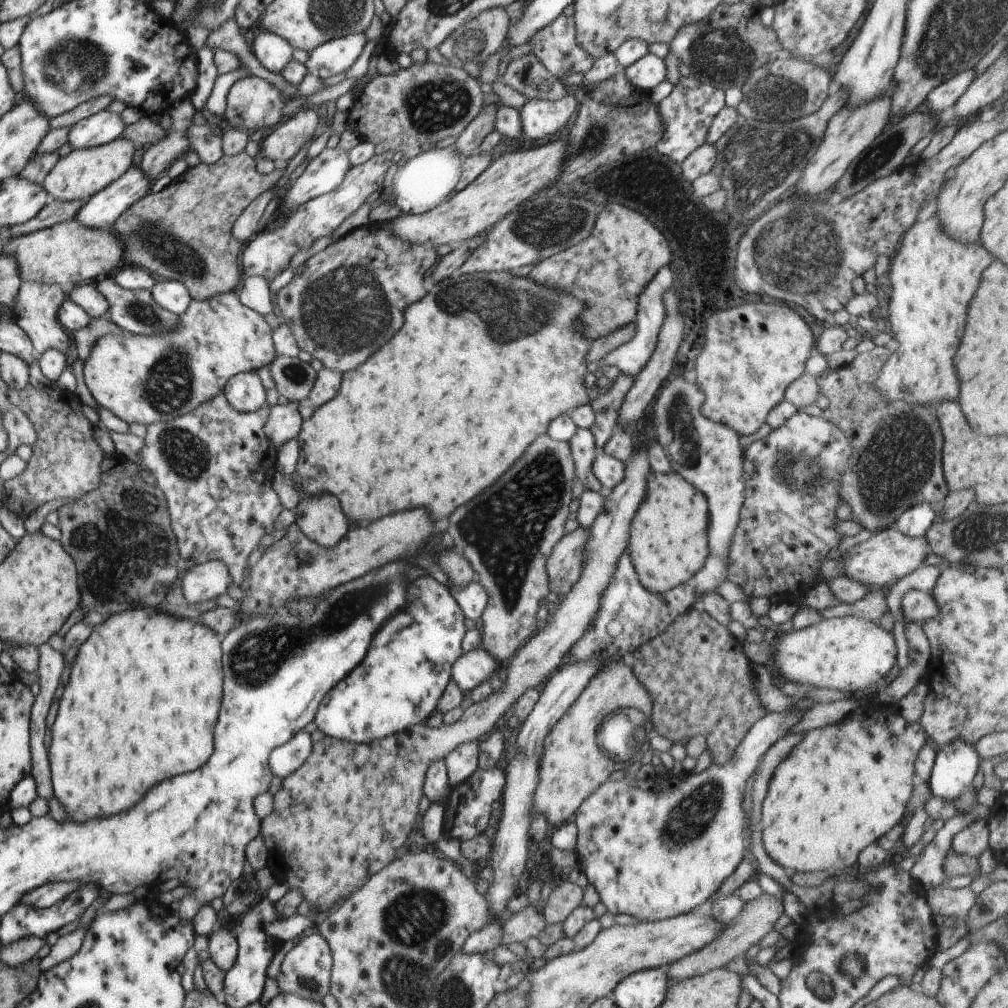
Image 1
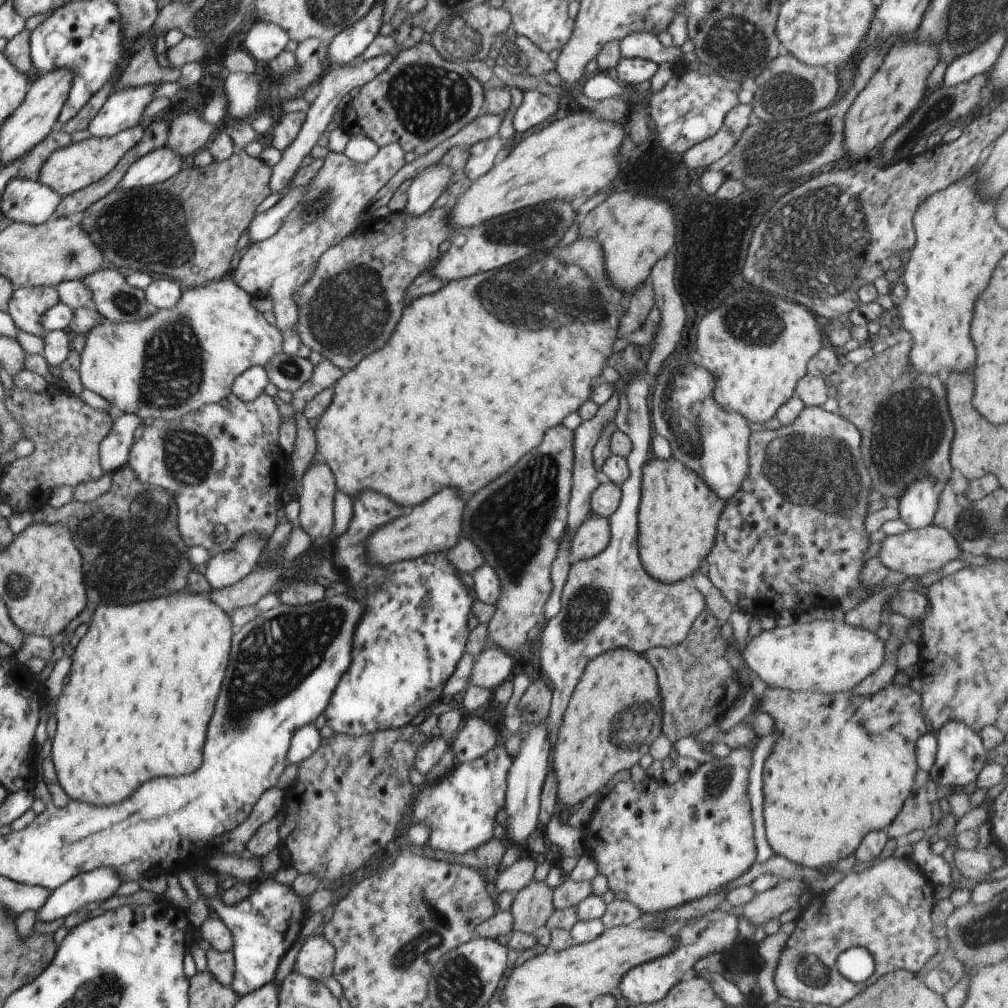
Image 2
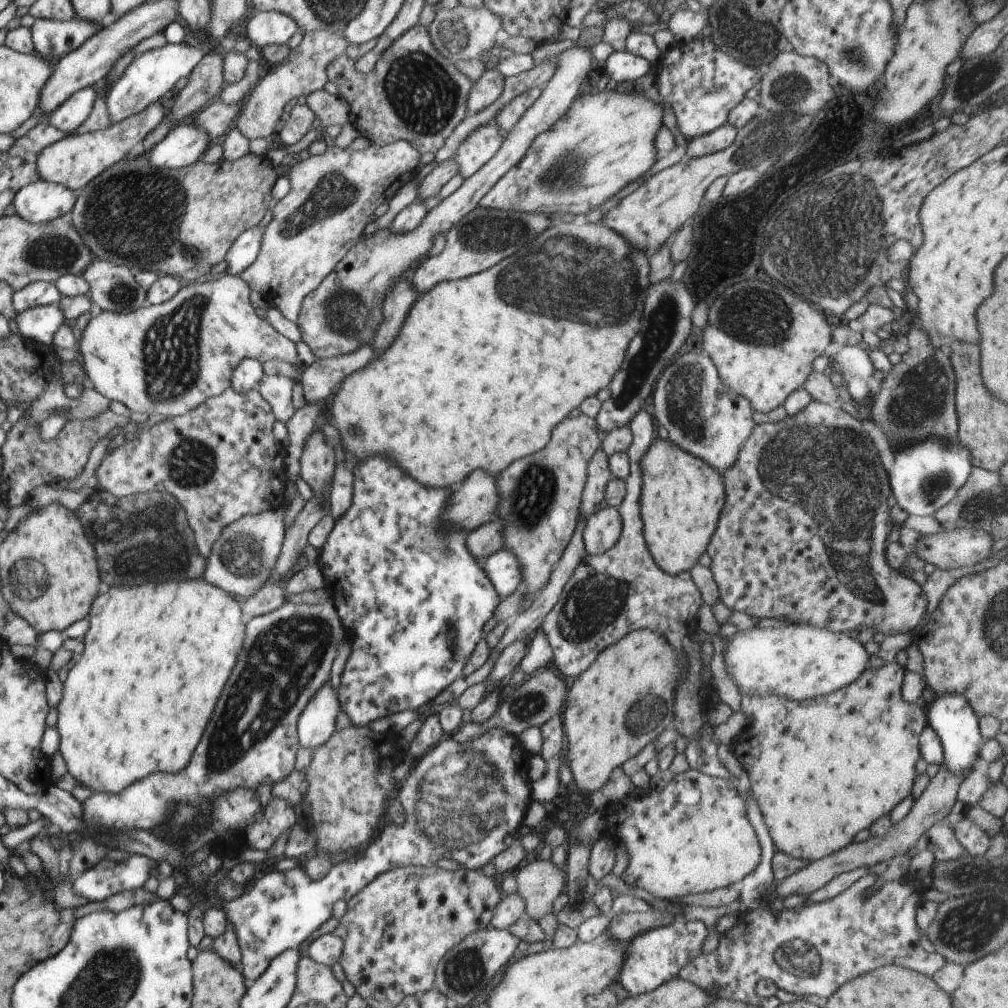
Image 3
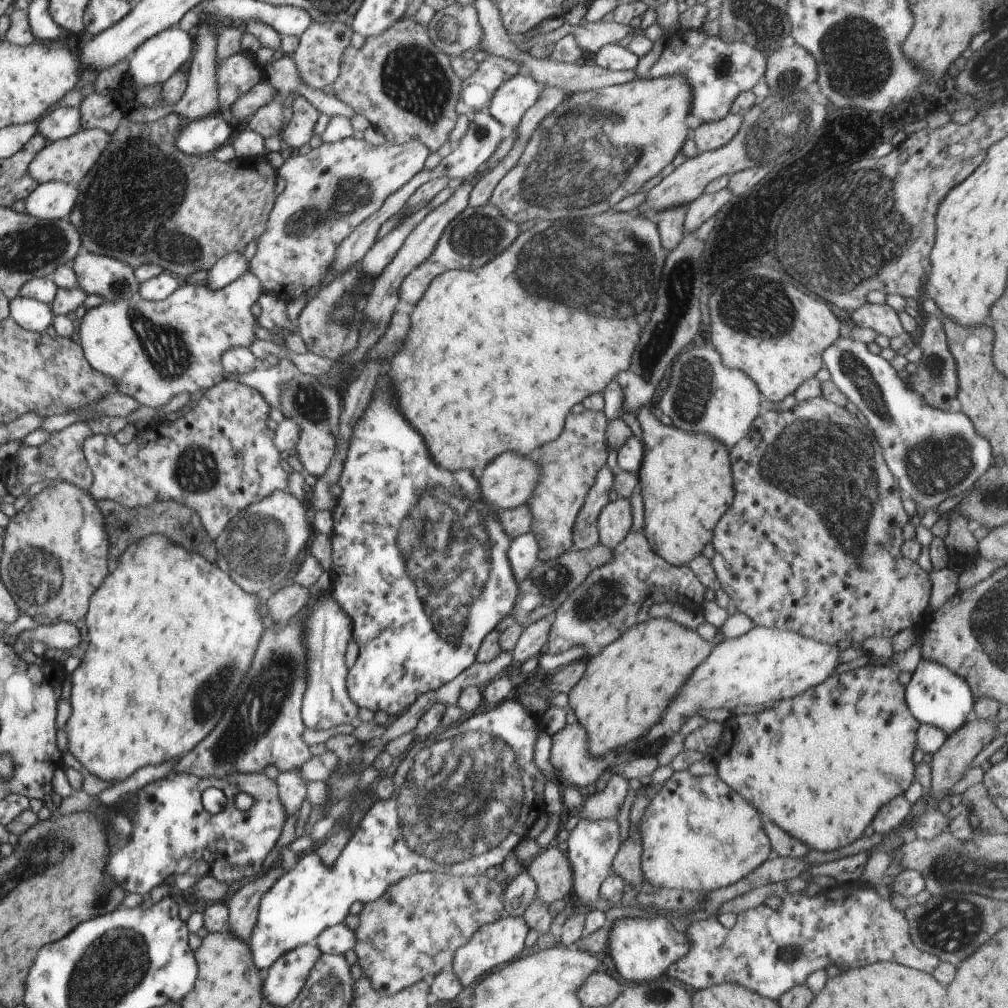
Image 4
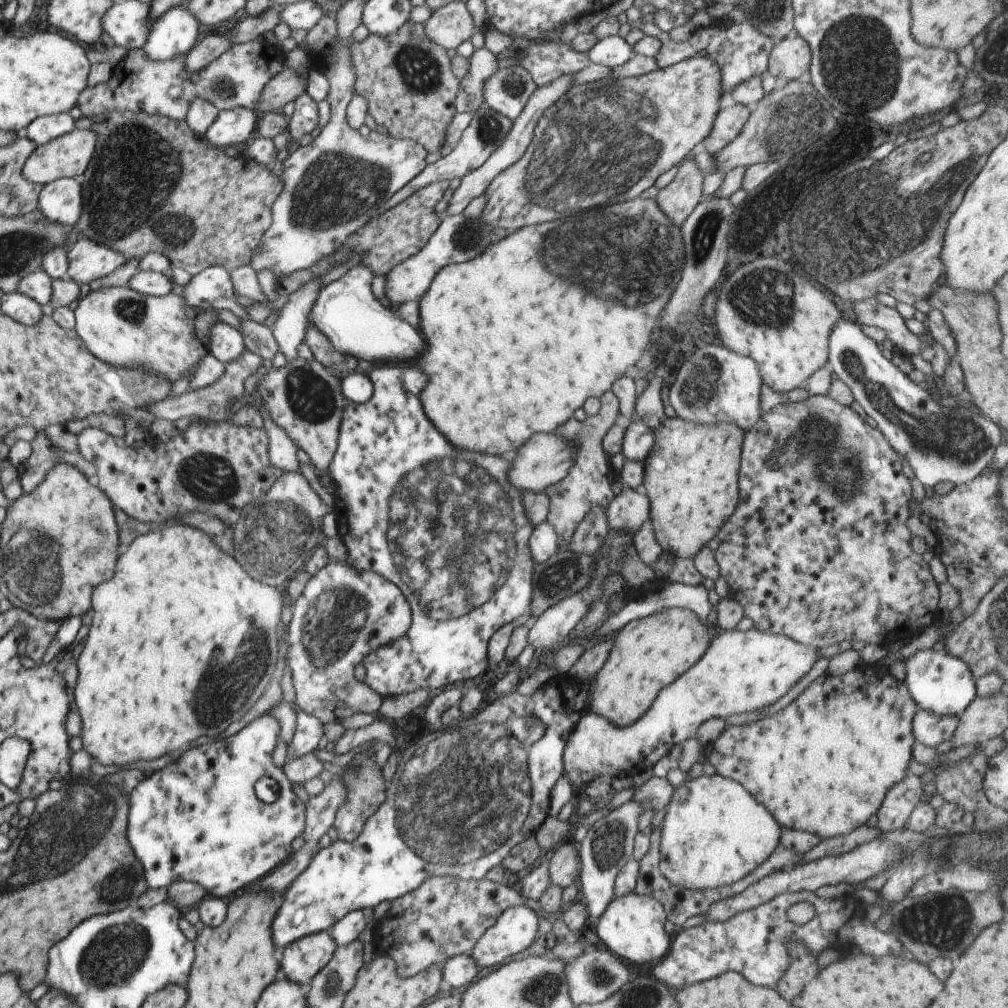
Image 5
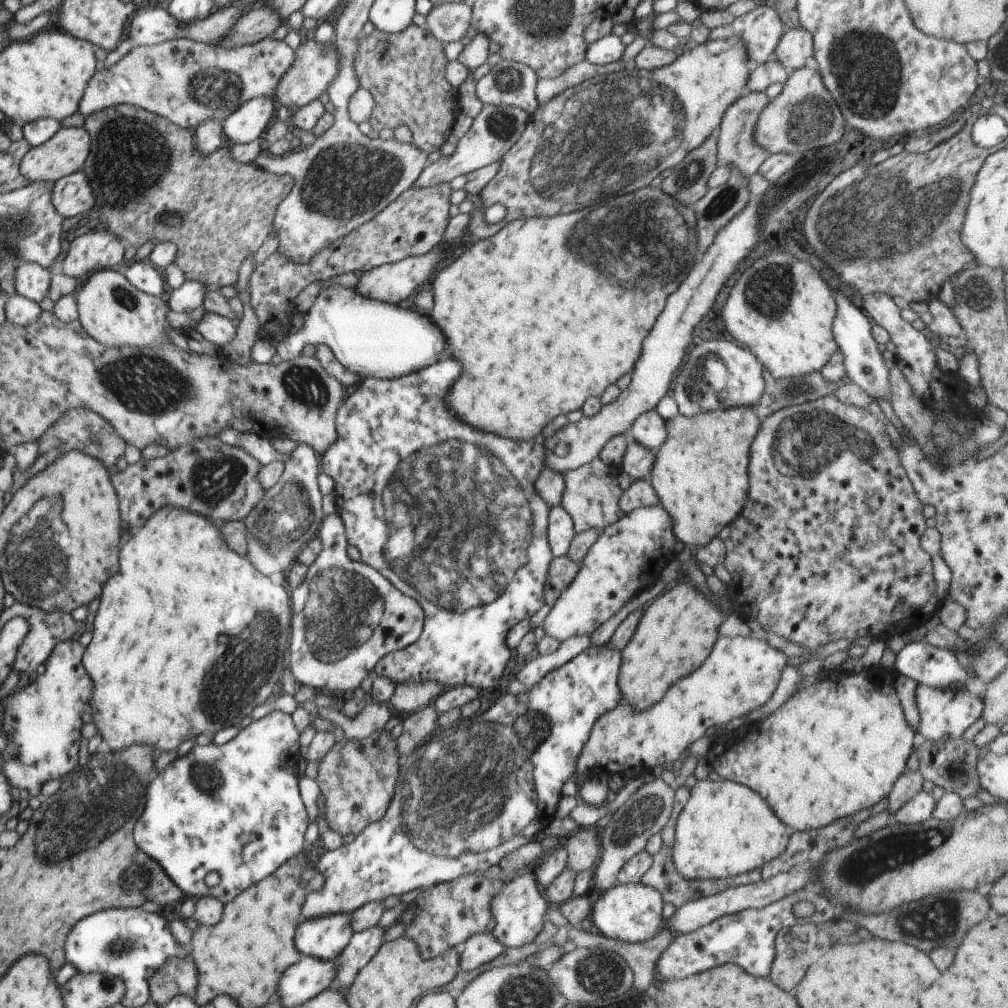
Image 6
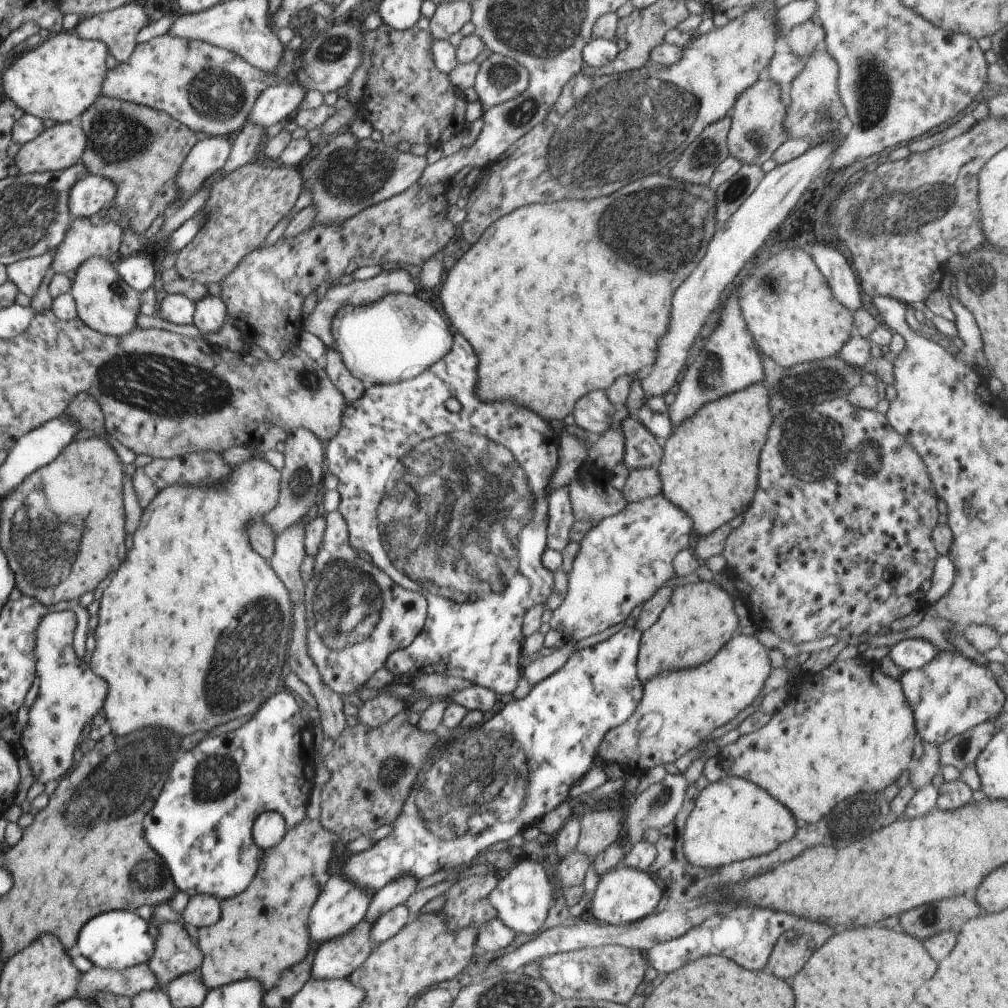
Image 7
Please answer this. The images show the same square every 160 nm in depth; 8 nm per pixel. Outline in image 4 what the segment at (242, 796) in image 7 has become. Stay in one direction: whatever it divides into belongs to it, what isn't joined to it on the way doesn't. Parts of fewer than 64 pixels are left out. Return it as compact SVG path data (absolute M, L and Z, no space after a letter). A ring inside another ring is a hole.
M264 772L230 773L223 777L197 777L192 773L171 774L166 778L148 784L148 786L144 786L144 788L140 788L140 790L138 790L138 808L134 808L134 812L128 812L128 814L130 814L130 820L132 820L132 824L134 824L134 832L131 833L130 844L126 844L124 848L120 848L120 852L118 852L118 854L110 860L110 864L106 866L106 872L110 872L110 874L114 876L114 880L118 880L118 885L122 885L127 892L137 892L140 895L148 894L152 888L163 884L162 882L164 882L165 878L173 874L189 874L190 876L197 876L198 879L206 875L212 875L217 881L224 883L226 886L231 885L233 882L240 882L240 880L244 881L244 878L252 878L252 876L256 876L256 874L262 874L264 870L262 862L266 860L266 856L268 856L268 854L274 850L274 847L277 846L280 834L283 832L282 827L287 820L286 807L283 806L282 801L278 796L277 782L274 779L269 778ZM210 786L220 788L227 797L225 810L217 815L208 813L202 805L202 792L204 792L206 788L210 788ZM240 792L246 792L246 794L252 796L253 804L246 811L241 811L234 806L234 796L235 794L240 794Z

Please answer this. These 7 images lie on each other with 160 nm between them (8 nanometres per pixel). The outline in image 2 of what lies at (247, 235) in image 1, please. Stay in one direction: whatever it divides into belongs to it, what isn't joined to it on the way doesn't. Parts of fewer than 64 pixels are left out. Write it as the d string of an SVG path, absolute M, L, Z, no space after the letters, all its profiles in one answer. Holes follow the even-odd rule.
M382 54L374 58L362 61L357 64L335 65L329 67L327 72L320 78L318 82L319 91L316 100L310 105L307 111L307 117L298 133L298 136L282 151L281 160L273 167L271 179L269 182L271 192L281 192L284 188L290 188L292 180L301 168L302 160L310 154L310 150L317 143L323 142L327 132L326 126L333 121L335 110L337 109L340 99L349 93L352 88L364 86L368 84L376 75L388 68L393 61L393 56Z

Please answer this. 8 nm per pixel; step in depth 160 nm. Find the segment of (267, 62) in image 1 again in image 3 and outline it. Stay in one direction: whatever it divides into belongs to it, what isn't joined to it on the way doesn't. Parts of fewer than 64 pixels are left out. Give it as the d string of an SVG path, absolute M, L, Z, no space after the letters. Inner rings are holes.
M256 10L247 25L247 36L259 50L266 45L283 45L294 32L300 32L297 22L278 11Z

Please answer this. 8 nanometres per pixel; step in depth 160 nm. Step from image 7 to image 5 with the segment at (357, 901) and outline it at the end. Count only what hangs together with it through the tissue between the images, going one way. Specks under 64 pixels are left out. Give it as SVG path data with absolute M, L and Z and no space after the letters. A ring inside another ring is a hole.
M330 931L311 934L288 944L279 956L279 977L298 986L308 986L312 978L330 962L336 951Z

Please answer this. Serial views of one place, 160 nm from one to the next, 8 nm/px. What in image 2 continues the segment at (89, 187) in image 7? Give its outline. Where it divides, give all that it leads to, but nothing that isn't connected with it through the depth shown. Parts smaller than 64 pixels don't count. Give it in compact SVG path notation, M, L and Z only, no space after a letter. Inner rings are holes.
M15 178L7 185L2 209L10 220L41 225L54 217L63 198L40 180Z

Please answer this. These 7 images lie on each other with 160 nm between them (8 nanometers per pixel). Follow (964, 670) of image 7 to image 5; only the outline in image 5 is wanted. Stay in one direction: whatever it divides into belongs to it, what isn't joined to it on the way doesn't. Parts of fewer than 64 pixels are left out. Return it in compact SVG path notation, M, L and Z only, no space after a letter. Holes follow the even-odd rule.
M917 710L913 718L915 741L935 748L941 742L951 740L958 727L958 718L959 716L938 716L926 710Z

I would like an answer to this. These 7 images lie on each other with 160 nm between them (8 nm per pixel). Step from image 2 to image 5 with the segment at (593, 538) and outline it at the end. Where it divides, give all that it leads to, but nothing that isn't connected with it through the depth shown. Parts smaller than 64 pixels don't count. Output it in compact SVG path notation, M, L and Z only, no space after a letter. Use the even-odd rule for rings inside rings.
M632 488L625 489L614 496L605 509L609 530L616 532L636 532L650 517L650 500Z

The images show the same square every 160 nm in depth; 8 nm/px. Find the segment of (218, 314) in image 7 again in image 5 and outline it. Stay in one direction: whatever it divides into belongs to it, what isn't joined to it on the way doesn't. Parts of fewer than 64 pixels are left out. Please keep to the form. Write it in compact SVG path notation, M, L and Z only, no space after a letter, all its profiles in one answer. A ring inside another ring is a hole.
M218 322L210 330L209 352L222 364L238 360L246 350L241 333L224 322Z

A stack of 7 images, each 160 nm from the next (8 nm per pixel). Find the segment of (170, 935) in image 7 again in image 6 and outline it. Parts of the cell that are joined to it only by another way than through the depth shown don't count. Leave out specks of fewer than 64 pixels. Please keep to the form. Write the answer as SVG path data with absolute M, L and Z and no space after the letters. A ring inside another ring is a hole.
M184 958L168 960L149 980L150 1001L162 1007L177 996L194 996L197 977L194 963L190 964Z

